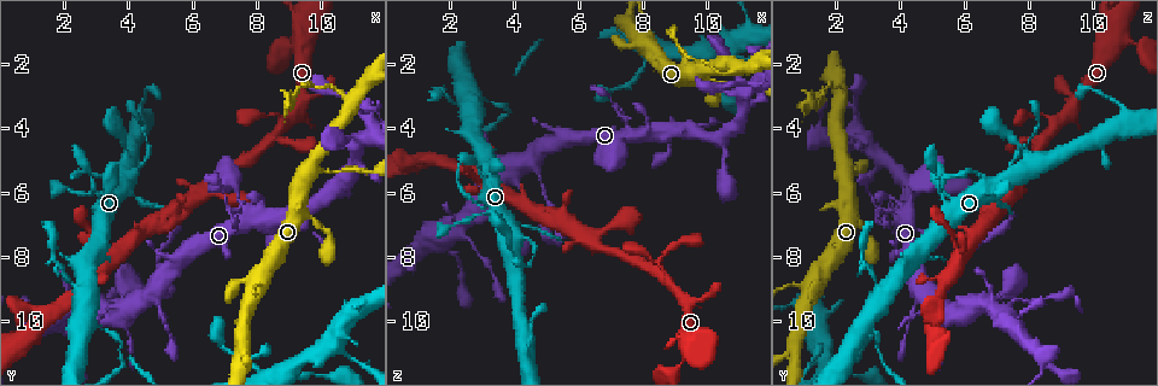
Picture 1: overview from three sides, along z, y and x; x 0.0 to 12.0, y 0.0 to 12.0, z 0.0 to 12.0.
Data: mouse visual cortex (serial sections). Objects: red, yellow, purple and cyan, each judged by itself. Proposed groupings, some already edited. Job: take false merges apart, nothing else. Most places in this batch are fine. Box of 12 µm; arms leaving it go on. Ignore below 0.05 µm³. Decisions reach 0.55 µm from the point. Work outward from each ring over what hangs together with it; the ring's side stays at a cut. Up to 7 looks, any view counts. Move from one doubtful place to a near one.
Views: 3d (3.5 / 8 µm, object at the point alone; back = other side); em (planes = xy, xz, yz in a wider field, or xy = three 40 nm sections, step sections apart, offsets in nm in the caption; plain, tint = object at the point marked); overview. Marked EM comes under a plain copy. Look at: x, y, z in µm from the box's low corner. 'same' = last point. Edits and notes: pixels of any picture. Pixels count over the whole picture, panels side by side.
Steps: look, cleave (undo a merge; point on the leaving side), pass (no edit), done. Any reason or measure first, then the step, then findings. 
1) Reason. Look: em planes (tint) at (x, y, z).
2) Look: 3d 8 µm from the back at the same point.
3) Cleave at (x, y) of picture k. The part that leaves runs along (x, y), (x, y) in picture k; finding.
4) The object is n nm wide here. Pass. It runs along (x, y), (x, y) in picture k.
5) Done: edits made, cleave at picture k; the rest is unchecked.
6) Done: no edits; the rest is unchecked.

Thin neck. Look: 3d 3.5 µm from the back at (3.8, 9.2, 7.2).

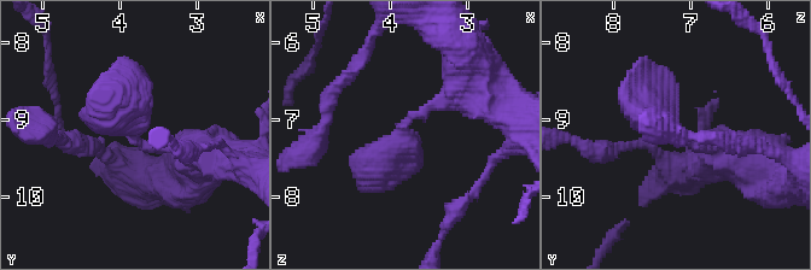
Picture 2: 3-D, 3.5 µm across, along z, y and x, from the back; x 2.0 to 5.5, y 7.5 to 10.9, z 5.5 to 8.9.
Need the tissue. Look: em xy step 1 (tint) at (3.80, 9.15, 7.15).

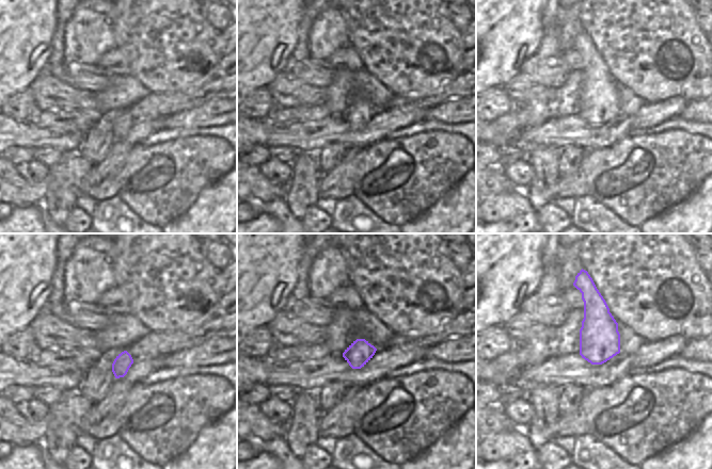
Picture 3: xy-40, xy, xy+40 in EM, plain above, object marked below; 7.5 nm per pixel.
Look: em planes (tint) at the same point.

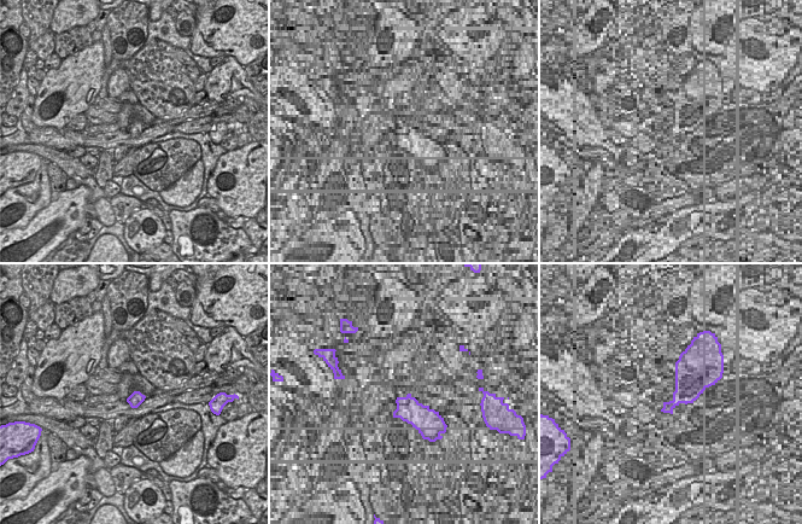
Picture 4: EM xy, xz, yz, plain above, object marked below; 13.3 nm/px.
Pass. It runs along (474, 75), (408, 121), (371, 186) in picture 2; continuous, no second cell.

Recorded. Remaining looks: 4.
Abrupt turn. Look: 3d 3.5 µm at (1.8, 9.9, 7.5).

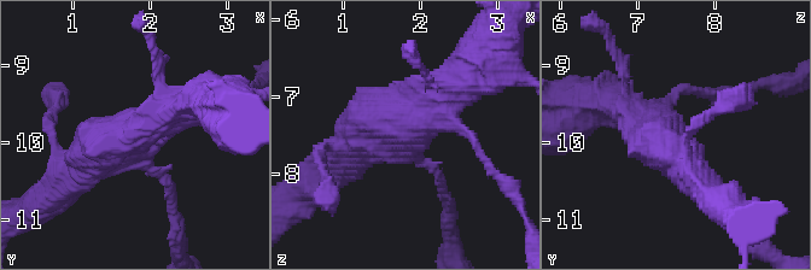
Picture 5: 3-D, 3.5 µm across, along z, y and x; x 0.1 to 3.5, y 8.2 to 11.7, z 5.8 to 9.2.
4 arms meet here. Pass. It runs along (472, 76), (349, 147) in picture 5; all the same cell.

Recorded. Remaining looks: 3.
Narrows sharply. Look: 3d 3.5 µm at (2.9, 10.2, 3.0).

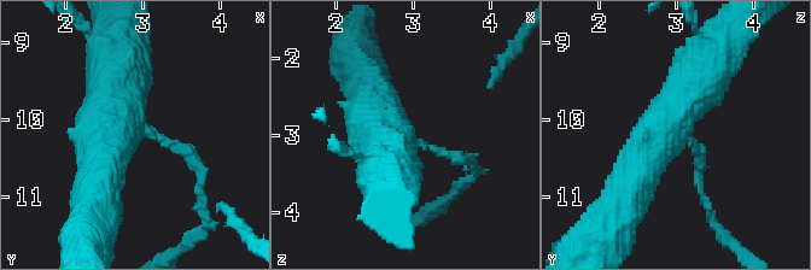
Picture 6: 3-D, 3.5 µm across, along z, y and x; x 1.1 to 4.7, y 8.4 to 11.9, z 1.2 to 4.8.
Look: em xy step 5 (tint) at (2.85, 10.15, 3.00).

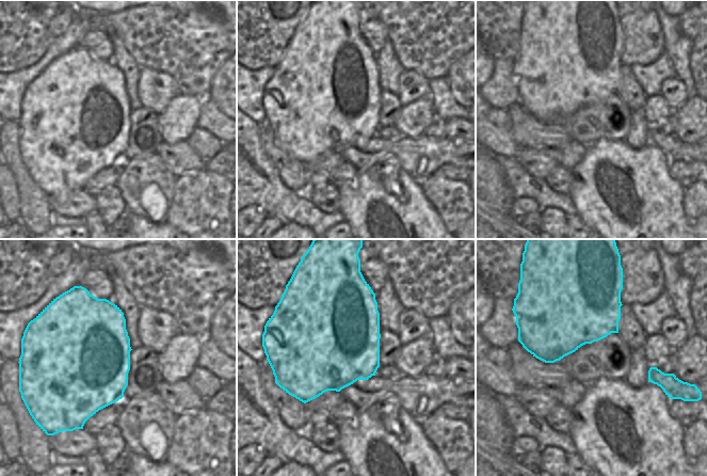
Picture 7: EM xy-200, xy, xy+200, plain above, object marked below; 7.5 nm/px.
Cleave at (199, 169) of picture 6. The part that leaves runs along (168, 142), (202, 168), (205, 223), (194, 234) in picture 6; a second cell is stuck on.

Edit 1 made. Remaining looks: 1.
Done: edits made, cleave at picture 6; the rest is unchecked.

